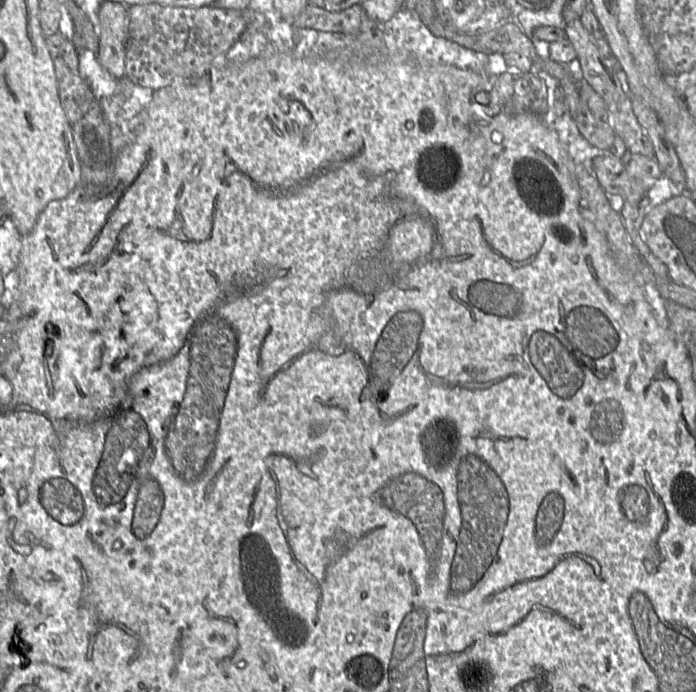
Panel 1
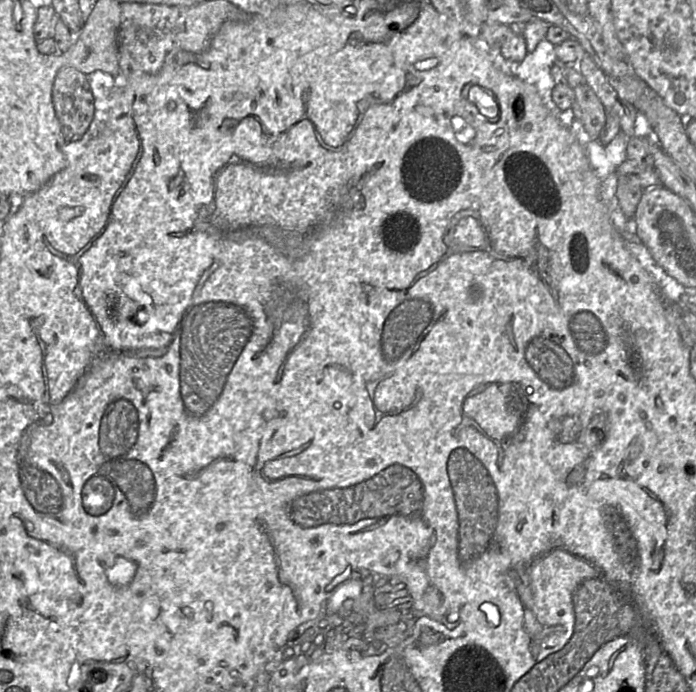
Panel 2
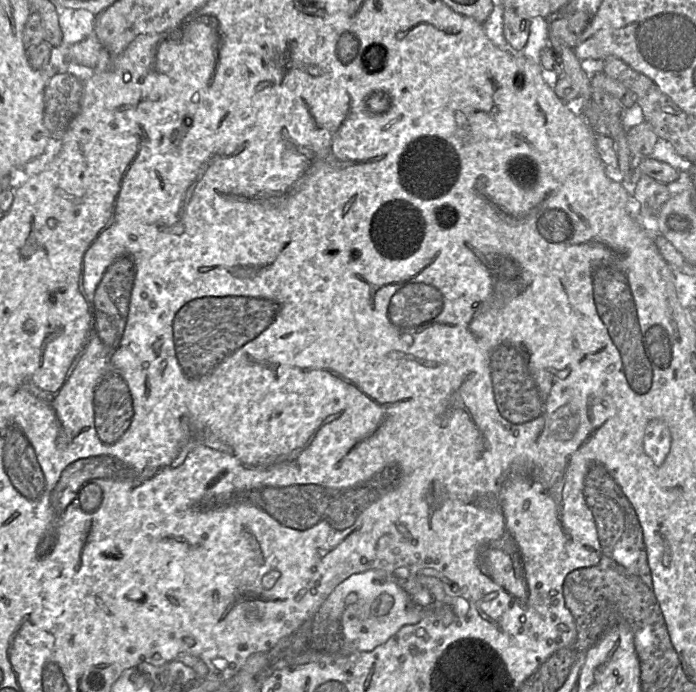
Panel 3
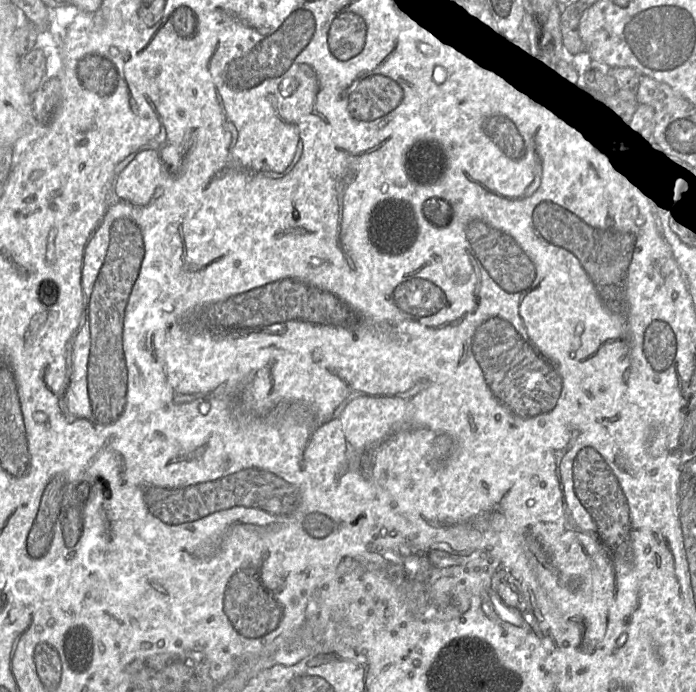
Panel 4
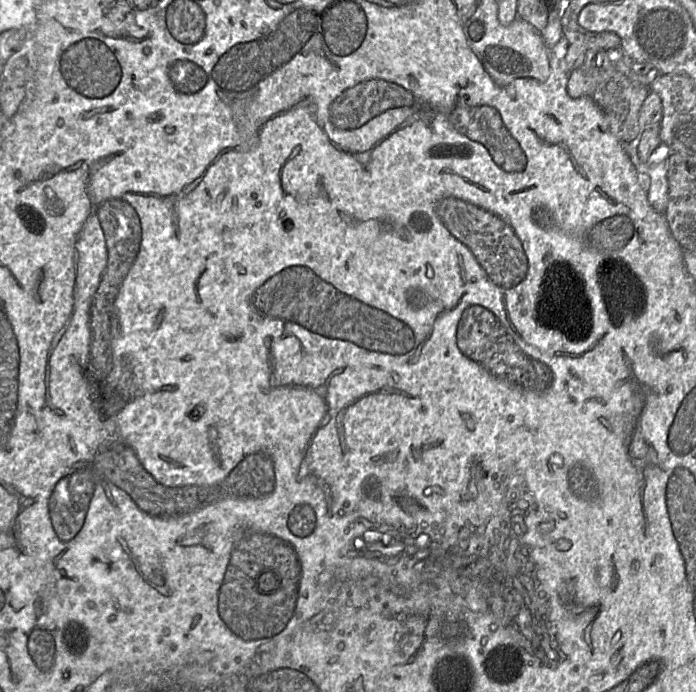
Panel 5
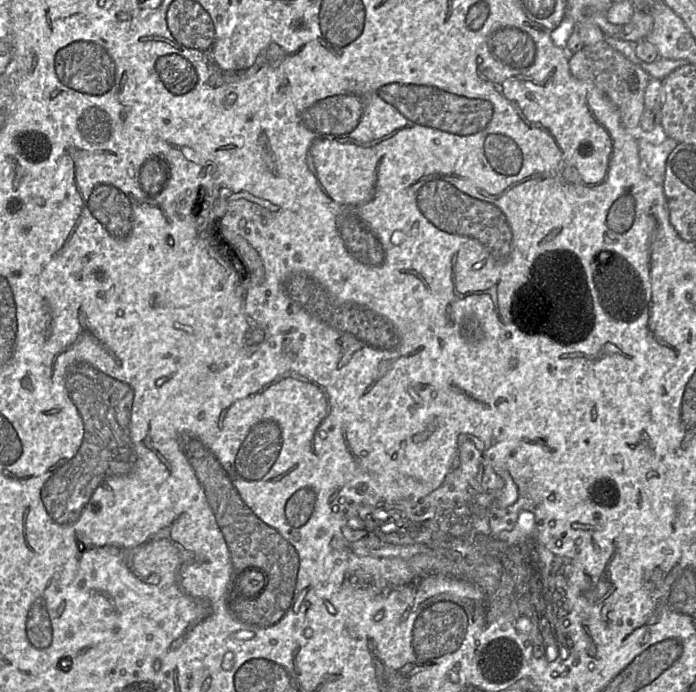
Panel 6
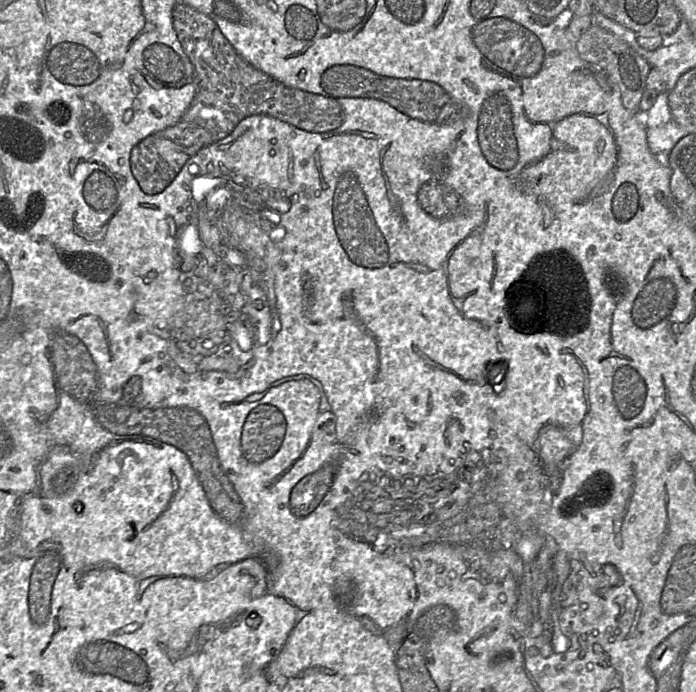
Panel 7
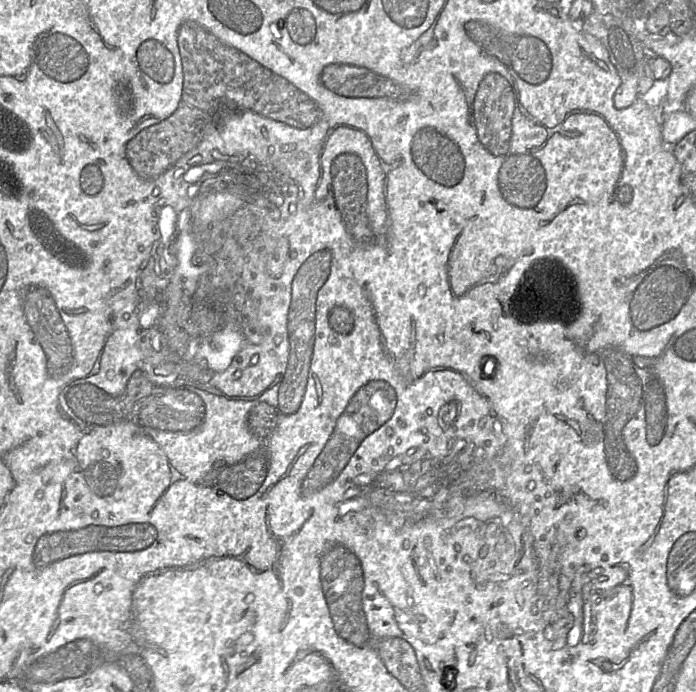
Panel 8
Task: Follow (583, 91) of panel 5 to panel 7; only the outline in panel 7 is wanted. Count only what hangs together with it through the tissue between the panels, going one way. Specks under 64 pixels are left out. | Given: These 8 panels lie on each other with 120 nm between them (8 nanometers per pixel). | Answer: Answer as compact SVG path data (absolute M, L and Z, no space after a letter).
M592 24L577 40L576 49L581 59L601 67L609 79L619 87L624 107L633 113L639 113L650 64L625 41L596 24Z

